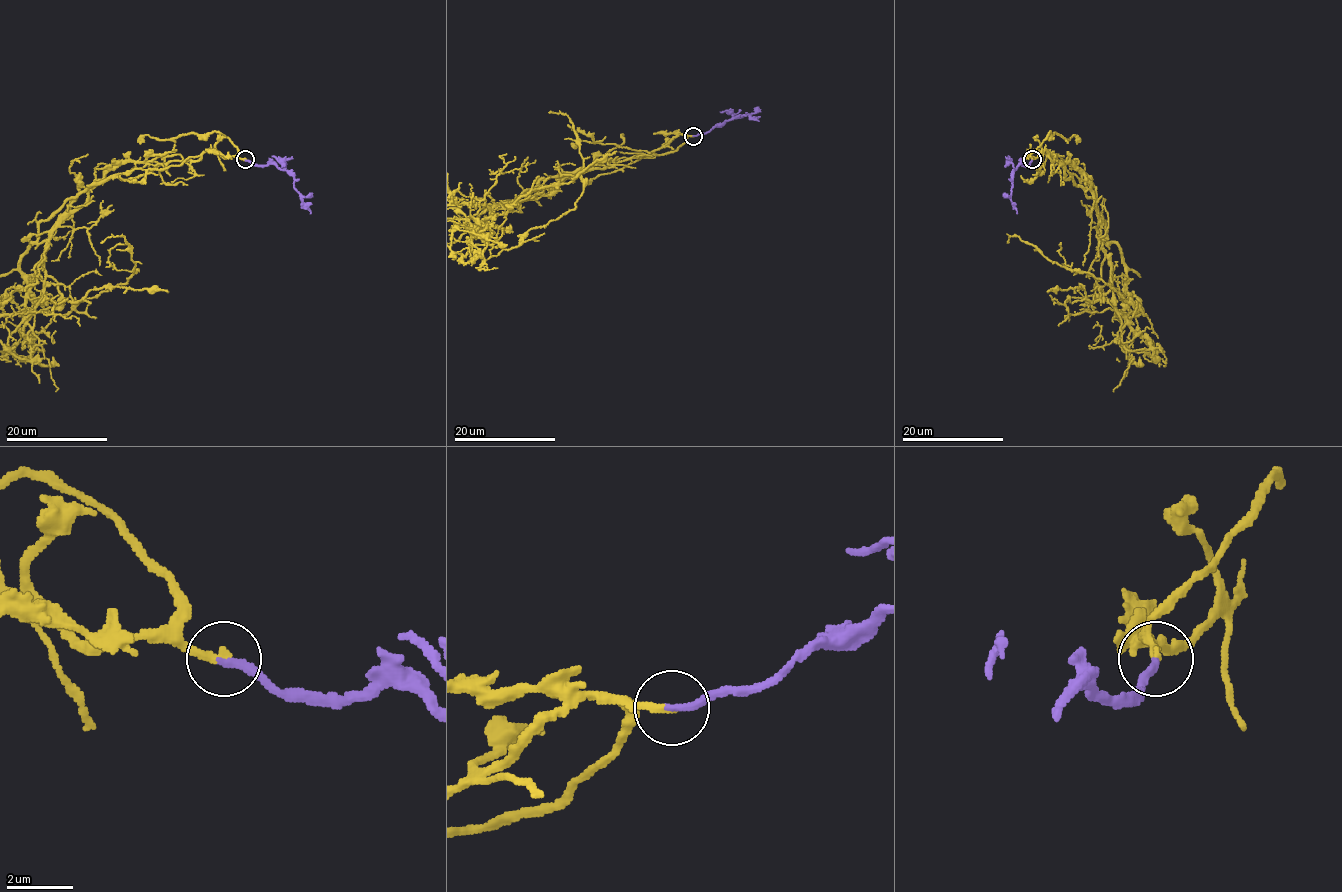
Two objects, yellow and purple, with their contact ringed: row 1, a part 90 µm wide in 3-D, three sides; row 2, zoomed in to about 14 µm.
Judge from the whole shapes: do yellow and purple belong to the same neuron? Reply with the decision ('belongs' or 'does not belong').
belongs

